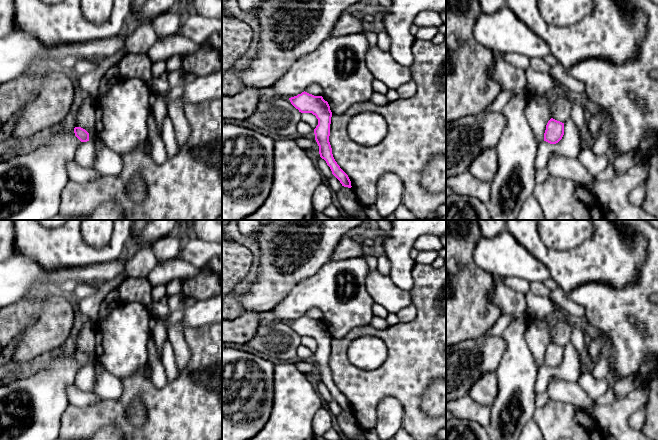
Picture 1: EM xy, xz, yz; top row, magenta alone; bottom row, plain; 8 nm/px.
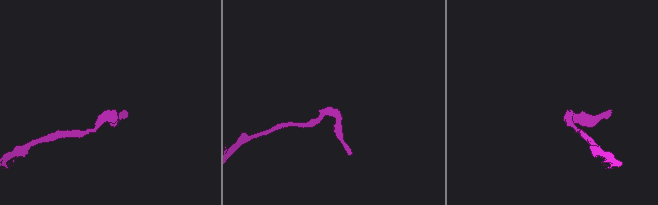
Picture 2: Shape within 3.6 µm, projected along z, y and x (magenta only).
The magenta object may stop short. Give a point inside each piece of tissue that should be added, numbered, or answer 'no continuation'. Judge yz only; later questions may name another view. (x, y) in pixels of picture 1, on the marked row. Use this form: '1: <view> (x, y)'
no continuation

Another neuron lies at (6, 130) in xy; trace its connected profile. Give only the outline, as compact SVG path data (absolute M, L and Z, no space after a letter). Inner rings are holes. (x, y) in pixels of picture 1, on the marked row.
M16 113L7 123L3 124L0 128L0 143L11 140L12 131L18 115L19 114Z

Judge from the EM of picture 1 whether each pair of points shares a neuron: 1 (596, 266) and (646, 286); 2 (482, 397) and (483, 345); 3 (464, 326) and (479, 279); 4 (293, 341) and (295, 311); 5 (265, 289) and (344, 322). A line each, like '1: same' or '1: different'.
1: different
2: same
3: same
4: different
5: different

